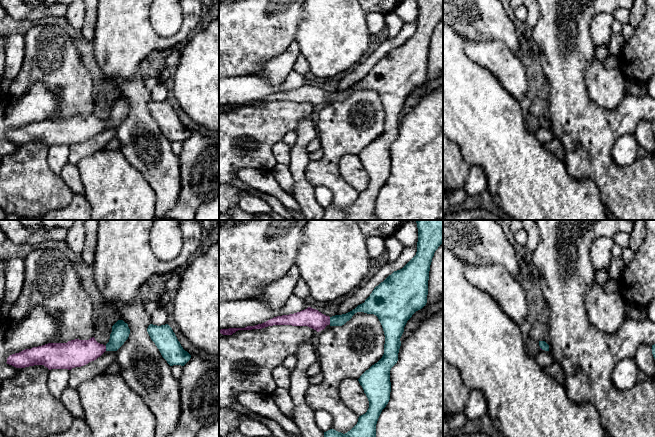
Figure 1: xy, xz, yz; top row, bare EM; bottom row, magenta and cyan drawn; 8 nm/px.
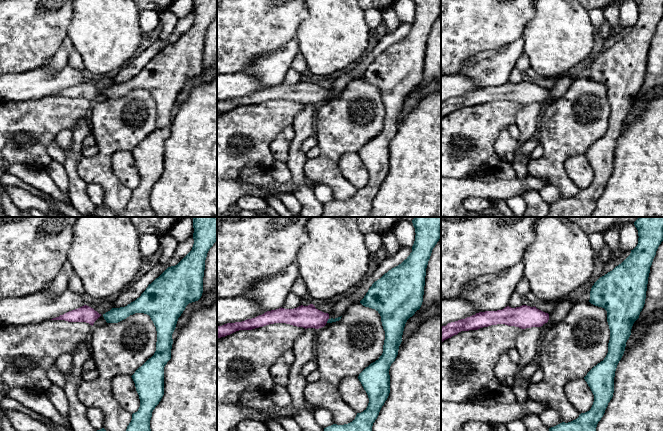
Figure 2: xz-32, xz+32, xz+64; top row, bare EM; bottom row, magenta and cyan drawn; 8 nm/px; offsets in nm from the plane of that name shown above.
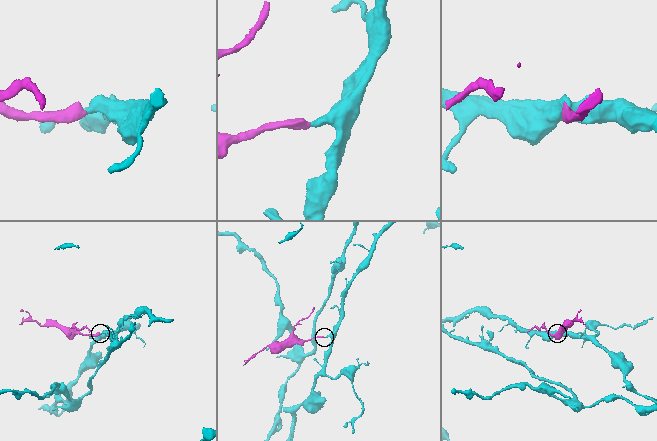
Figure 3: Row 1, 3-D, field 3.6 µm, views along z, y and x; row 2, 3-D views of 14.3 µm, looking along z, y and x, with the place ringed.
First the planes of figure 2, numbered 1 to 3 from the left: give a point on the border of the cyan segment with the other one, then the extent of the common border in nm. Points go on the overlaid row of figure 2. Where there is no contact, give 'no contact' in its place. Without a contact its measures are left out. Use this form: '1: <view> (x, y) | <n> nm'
1: no contact
2: xz+32 (327, 320) | 40 nm
3: no contact

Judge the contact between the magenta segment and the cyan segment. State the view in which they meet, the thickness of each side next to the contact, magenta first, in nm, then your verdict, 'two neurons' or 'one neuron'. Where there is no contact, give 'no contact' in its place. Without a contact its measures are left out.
xz | 150/100 nm | one neuron

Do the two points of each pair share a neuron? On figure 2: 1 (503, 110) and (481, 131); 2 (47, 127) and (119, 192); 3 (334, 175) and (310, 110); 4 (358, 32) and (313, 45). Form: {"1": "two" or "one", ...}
{"1": "one", "2": "two", "3": "two", "4": "one"}

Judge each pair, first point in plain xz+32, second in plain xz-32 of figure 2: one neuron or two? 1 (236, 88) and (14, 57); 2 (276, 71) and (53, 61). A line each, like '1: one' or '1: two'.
1: two
2: one

